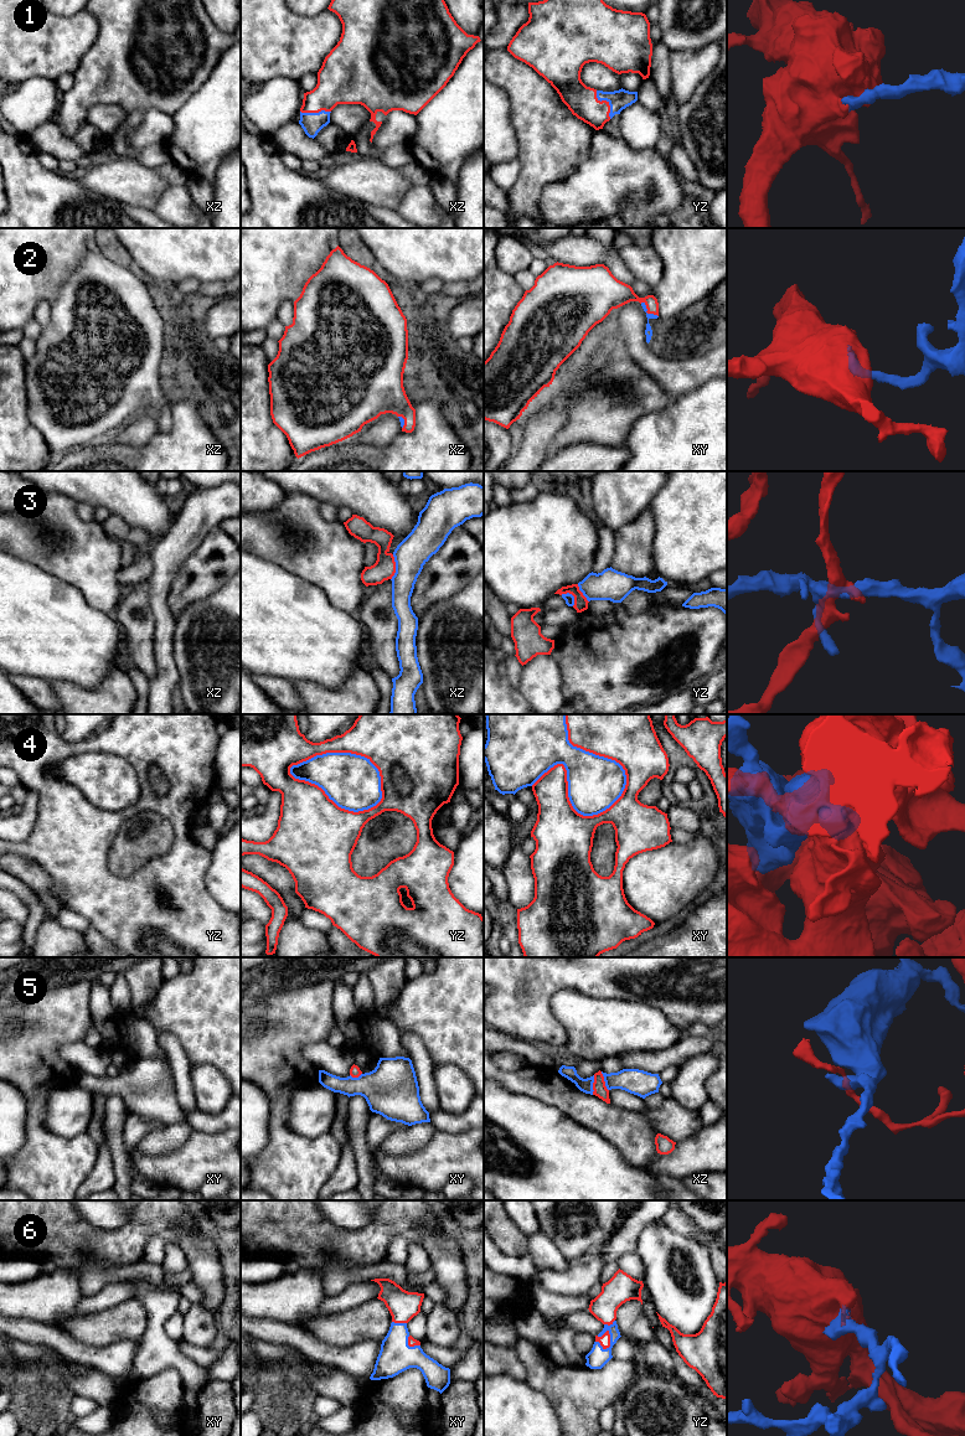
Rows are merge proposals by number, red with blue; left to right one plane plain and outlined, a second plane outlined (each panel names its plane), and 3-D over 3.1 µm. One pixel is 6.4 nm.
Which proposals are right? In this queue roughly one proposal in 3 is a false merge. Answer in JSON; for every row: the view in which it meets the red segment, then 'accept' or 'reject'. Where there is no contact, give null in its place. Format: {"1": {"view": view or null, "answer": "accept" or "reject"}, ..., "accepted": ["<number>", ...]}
{"1": {"view": "yz", "answer": "accept"}, "2": {"view": "xy", "answer": "accept"}, "3": {"view": "xz", "answer": "reject"}, "4": {"view": "xy", "answer": "accept"}, "5": {"view": "xz", "answer": "reject"}, "6": {"view": "yz", "answer": "accept"}, "accepted": ["1", "2", "4", "6"]}

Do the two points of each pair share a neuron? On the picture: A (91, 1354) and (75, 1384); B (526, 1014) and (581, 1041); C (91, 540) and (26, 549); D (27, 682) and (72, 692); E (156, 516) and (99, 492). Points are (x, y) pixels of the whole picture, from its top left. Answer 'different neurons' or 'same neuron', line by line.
A: different neurons
B: different neurons
C: same neuron
D: different neurons
E: same neuron

